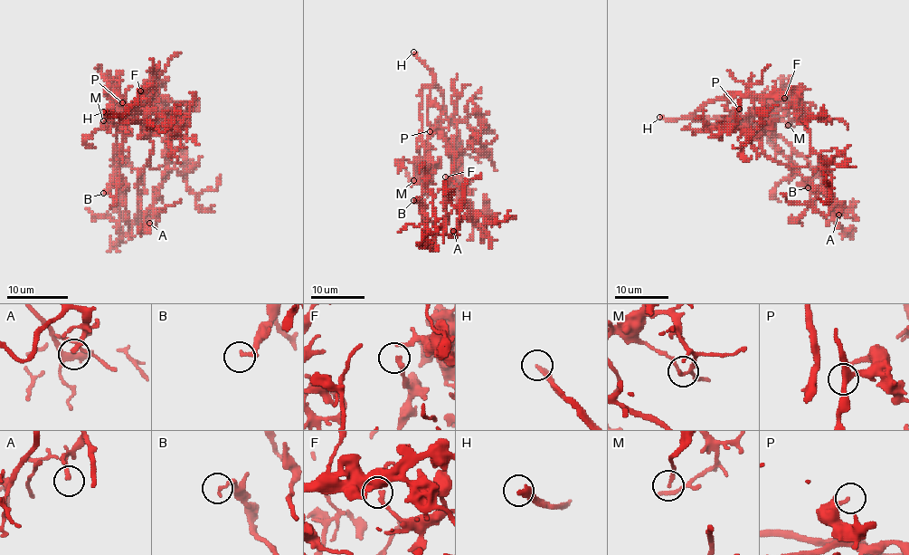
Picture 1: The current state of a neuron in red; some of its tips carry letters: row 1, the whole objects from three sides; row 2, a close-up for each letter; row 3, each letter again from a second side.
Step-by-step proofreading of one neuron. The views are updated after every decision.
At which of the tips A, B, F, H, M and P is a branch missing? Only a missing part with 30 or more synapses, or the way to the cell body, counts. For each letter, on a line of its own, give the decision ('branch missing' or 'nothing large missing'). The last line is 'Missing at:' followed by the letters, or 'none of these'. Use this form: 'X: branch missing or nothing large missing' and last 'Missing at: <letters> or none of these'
A: branch missing
B: branch missing
F: nothing large missing
H: branch missing
M: nothing large missing
P: nothing large missing
Missing at: A, B, H

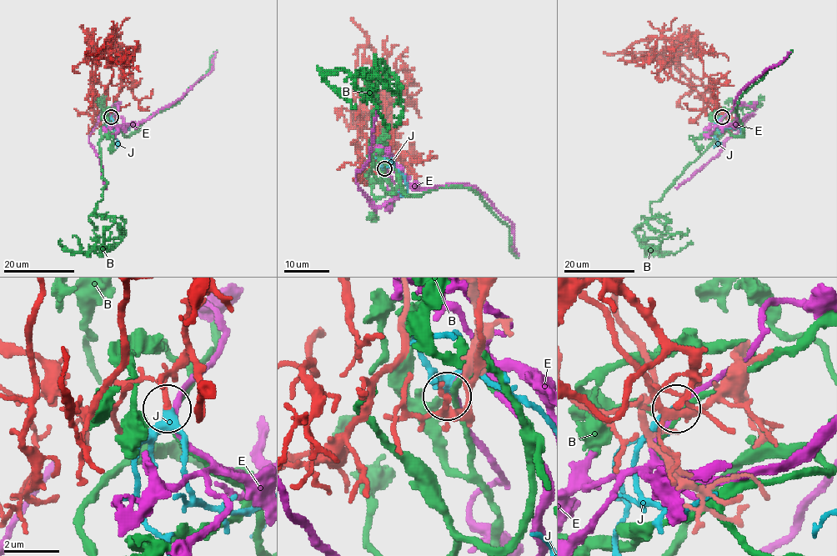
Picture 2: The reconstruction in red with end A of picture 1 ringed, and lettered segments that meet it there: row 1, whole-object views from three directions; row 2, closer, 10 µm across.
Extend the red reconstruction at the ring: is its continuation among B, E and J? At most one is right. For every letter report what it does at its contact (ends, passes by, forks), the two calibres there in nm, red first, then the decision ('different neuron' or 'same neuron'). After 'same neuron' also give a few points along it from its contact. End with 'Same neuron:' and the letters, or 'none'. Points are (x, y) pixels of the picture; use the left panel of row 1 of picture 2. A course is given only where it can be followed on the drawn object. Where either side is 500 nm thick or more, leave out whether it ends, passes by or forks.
B: it passes by; calibres 150 and 180 nm; different neuron
E: it passes by; calibres 150 and 180 nm; different neuron
J: it passes by; calibres 150 and 280 nm; same neuron; course (111, 117), (117, 129), (129, 128), (122, 133)
Same neuron: J

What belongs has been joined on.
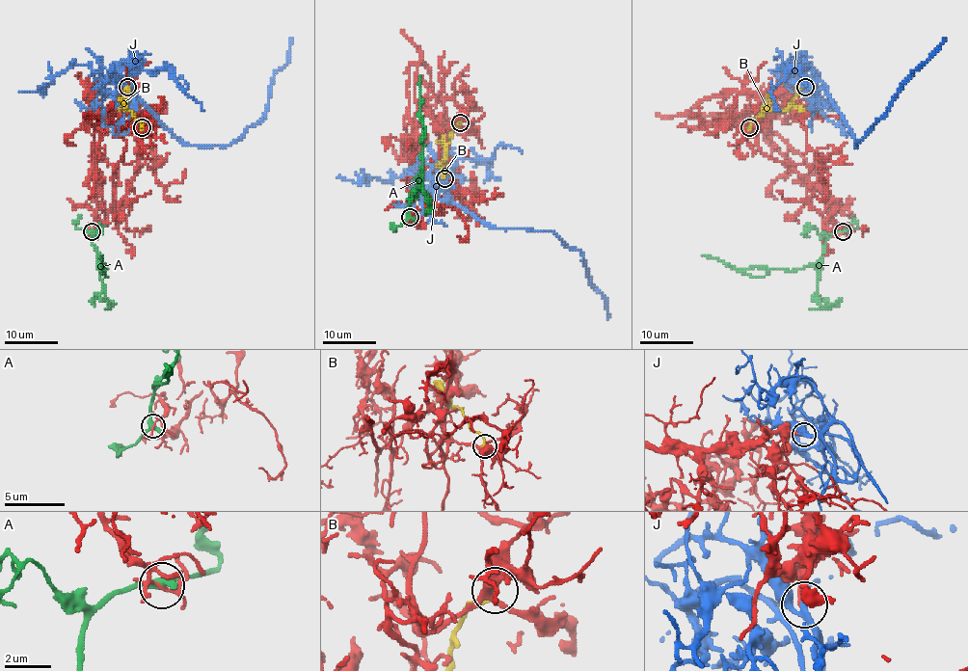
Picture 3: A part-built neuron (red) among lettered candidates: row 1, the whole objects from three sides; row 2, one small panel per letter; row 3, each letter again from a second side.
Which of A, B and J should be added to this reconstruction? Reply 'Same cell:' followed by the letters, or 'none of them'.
Same cell: J

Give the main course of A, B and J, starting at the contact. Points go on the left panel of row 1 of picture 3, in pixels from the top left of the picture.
A: (92, 231), (104, 271), (104, 266), (101, 269), (101, 254)
B: (142, 127), (131, 111), (124, 108), (124, 86)
J: (127, 87), (131, 82), (135, 94), (184, 144), (230, 146), (263, 120), (272, 77), (287, 62), (290, 39)

